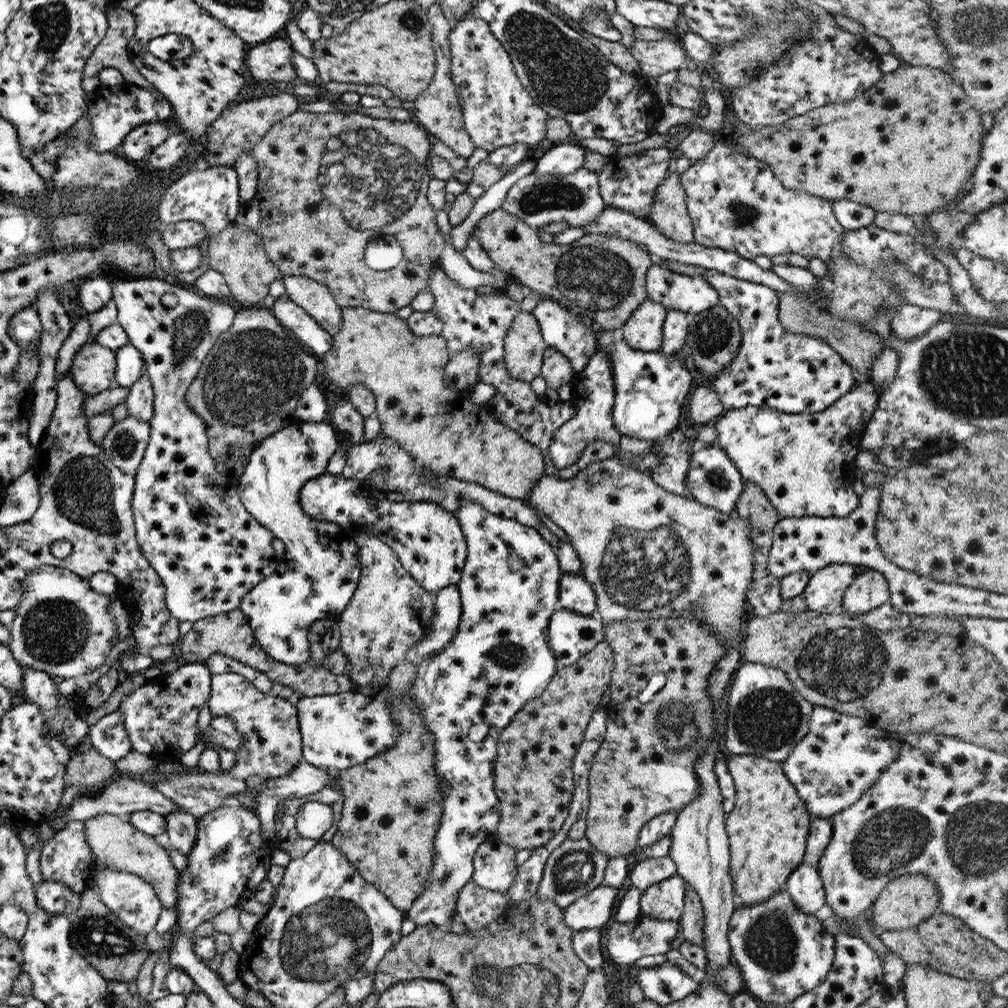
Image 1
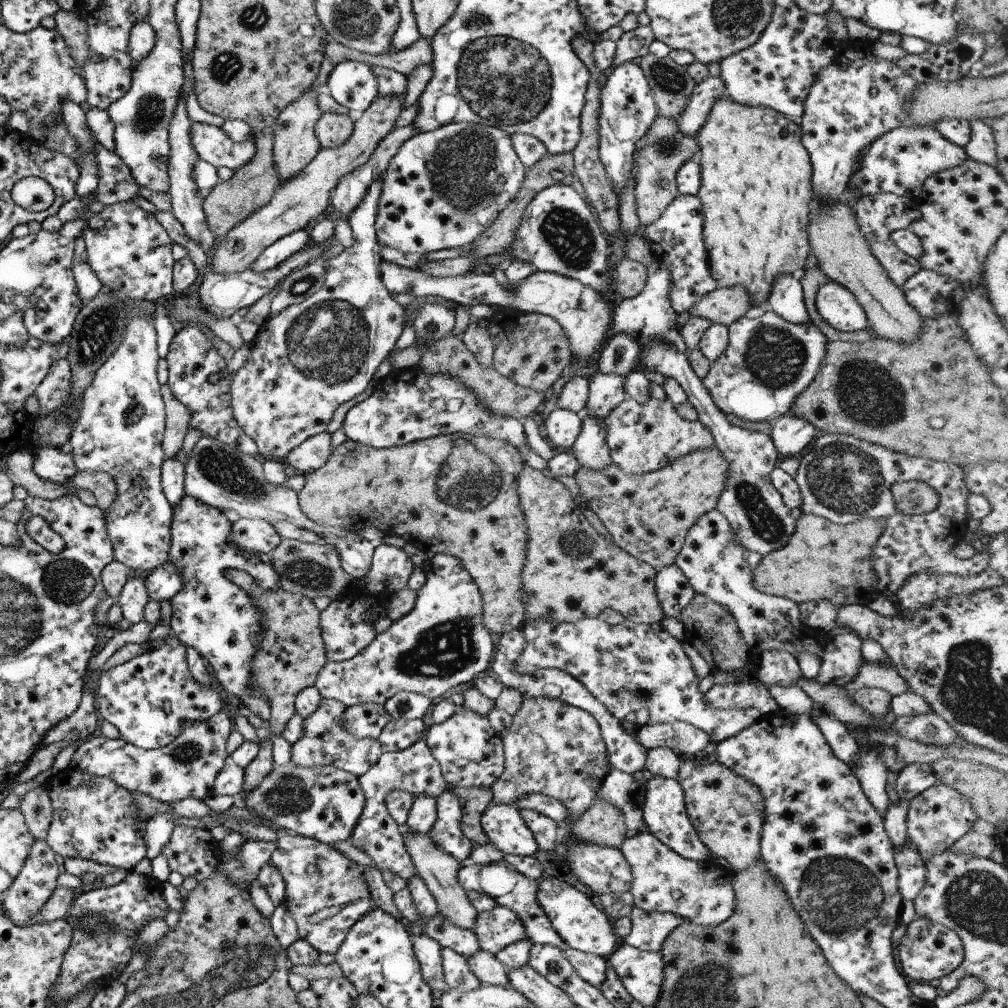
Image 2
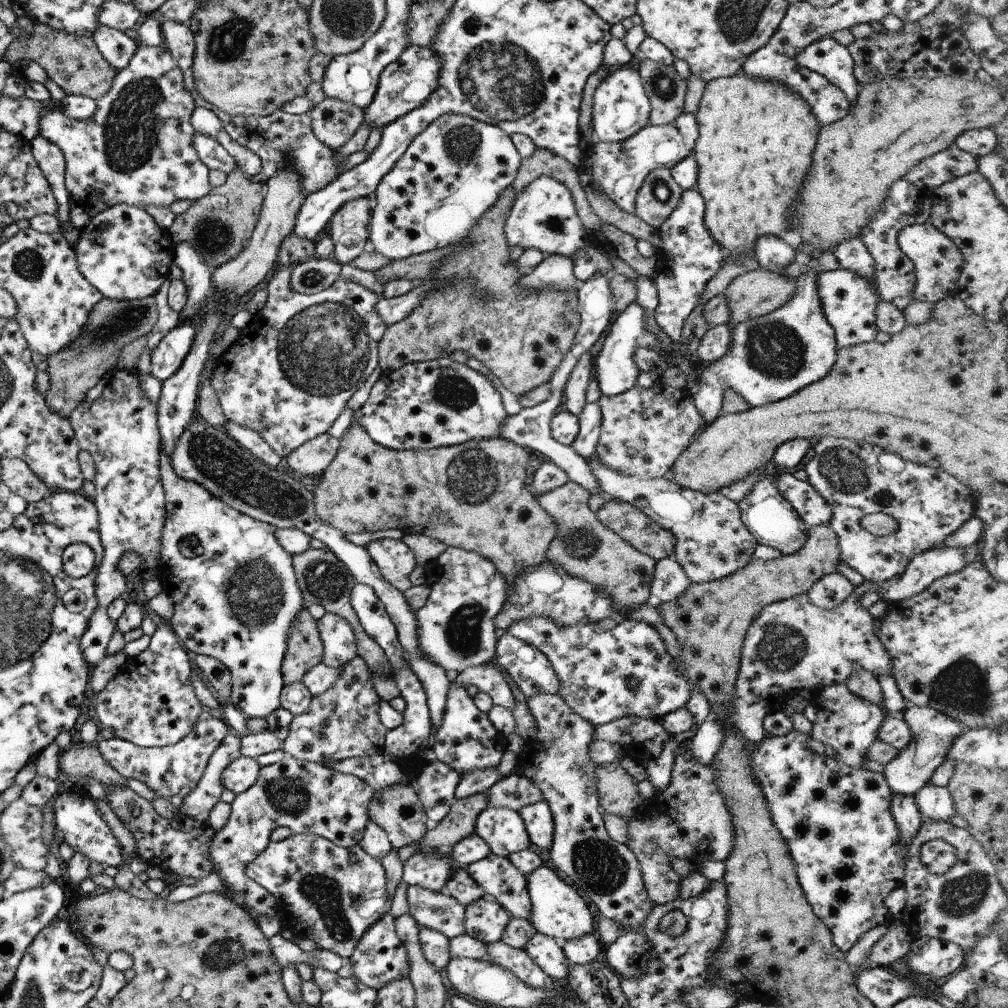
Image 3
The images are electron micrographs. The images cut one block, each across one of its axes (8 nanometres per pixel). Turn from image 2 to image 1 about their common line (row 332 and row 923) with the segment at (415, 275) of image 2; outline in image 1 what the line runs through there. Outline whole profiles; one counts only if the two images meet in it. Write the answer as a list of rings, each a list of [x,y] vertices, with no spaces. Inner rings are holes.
[[[597,886],[563,909],[564,922],[573,931],[600,929],[612,916],[617,894],[617,888]]]

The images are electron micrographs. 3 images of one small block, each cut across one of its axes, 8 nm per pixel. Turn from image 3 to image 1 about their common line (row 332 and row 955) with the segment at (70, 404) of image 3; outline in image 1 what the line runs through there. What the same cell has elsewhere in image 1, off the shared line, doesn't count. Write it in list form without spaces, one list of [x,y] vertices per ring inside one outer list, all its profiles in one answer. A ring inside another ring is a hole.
[[[93,885],[81,892],[80,908],[72,915],[70,944],[83,956],[98,973],[108,982],[118,980],[126,983],[135,982],[148,958],[150,950],[146,947],[146,934],[128,928],[100,898],[98,889]]]

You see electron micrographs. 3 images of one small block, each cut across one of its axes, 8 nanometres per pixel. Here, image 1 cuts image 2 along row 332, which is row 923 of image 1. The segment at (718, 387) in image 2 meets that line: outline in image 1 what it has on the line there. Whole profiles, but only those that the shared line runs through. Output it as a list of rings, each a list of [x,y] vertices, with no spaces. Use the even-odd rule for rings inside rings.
[[[781,888],[764,902],[742,905],[735,909],[729,920],[728,940],[731,946],[732,961],[741,971],[746,988],[752,992],[761,1005],[788,1005],[798,996],[824,983],[835,959],[835,936],[828,933],[822,921],[812,913],[804,912],[791,899],[786,888]]]

